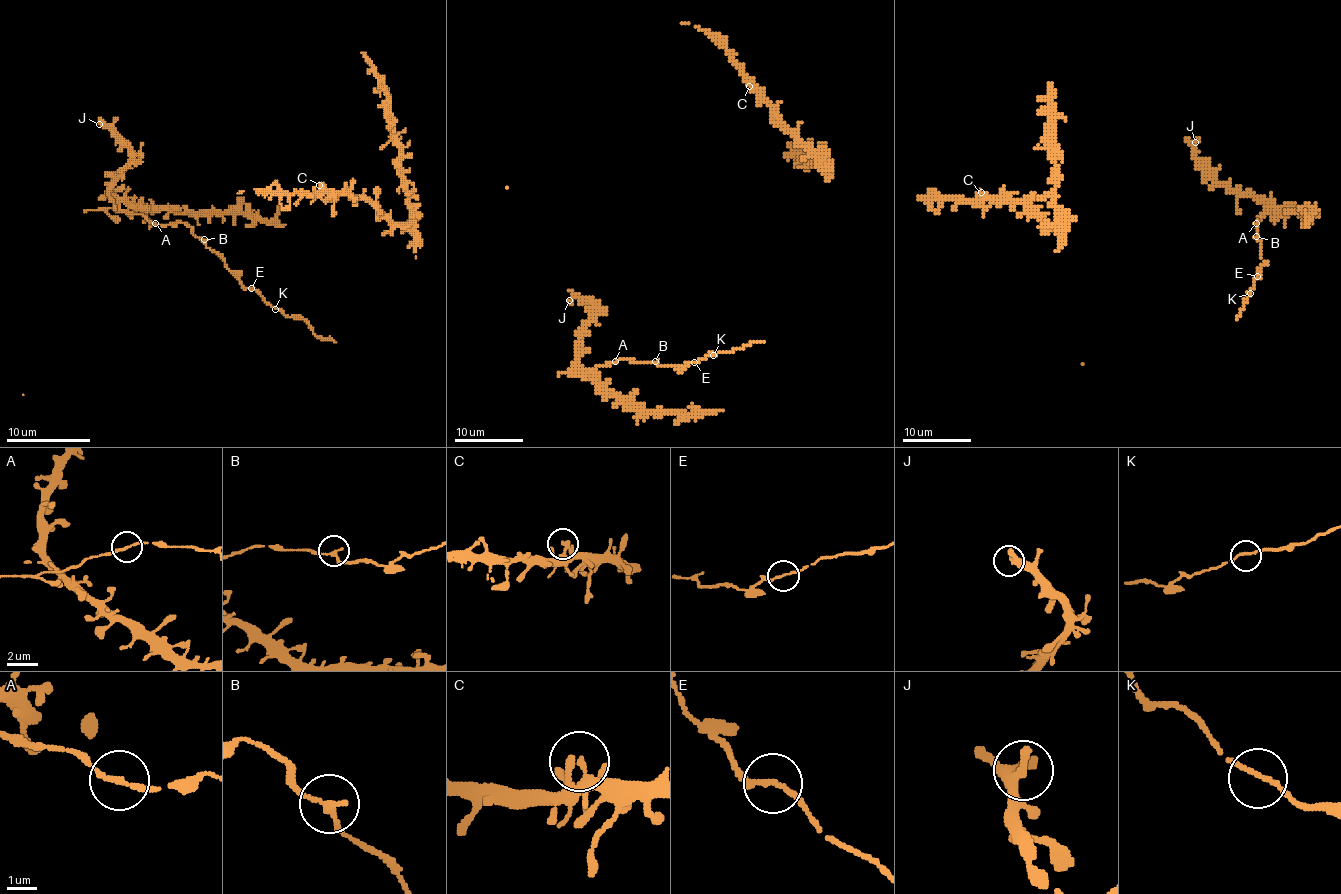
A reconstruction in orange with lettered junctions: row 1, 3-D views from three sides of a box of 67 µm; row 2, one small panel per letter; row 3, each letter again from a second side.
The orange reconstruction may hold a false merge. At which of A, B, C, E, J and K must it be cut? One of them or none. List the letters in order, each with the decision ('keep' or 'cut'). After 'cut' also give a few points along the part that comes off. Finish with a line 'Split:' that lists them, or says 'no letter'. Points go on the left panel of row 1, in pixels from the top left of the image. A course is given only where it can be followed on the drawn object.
A: keep
B: keep
C: keep
E: keep
J: keep
K: keep
Split: no letter

